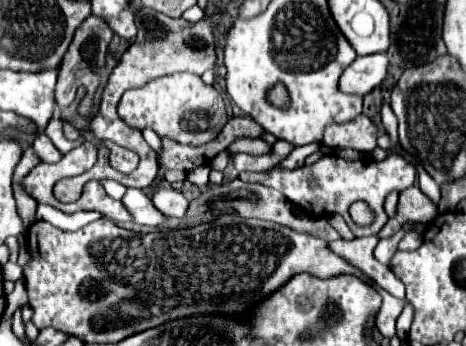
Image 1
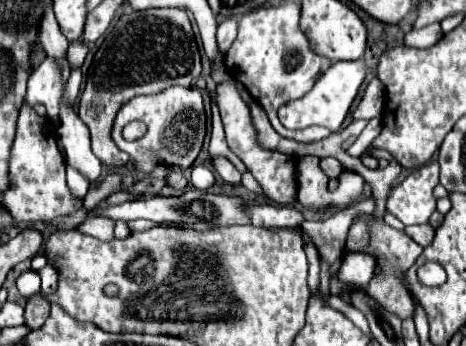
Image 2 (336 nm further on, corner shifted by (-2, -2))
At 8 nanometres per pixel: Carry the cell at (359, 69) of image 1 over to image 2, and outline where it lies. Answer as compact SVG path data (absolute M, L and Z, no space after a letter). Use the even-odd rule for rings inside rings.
M363 59L359 61L337 61L333 63L315 83L315 87L303 95L303 99L295 99L291 103L285 103L279 109L279 119L285 127L295 127L295 129L303 129L303 127L311 127L311 125L321 125L327 127L331 133L339 131L361 83L365 79L365 63Z

